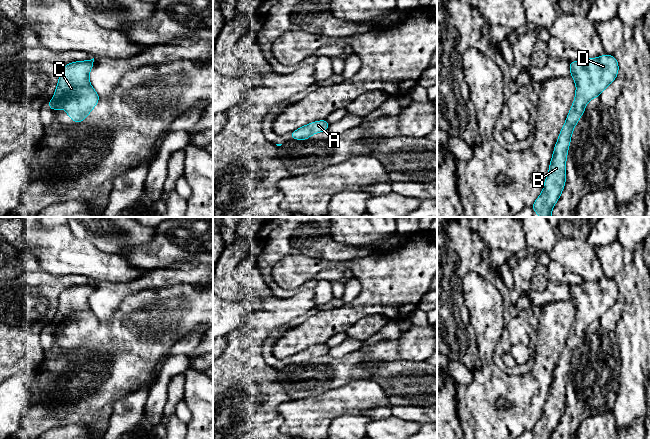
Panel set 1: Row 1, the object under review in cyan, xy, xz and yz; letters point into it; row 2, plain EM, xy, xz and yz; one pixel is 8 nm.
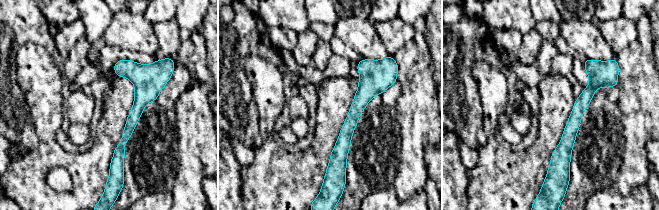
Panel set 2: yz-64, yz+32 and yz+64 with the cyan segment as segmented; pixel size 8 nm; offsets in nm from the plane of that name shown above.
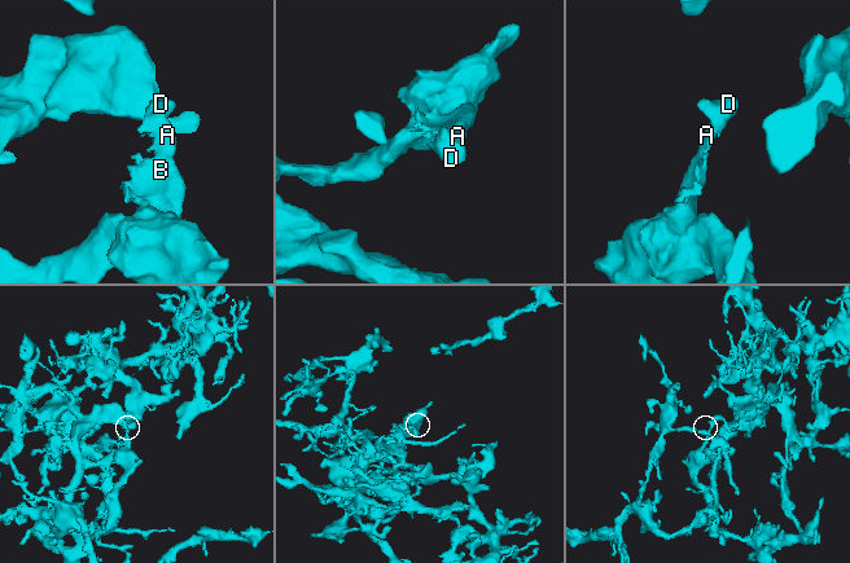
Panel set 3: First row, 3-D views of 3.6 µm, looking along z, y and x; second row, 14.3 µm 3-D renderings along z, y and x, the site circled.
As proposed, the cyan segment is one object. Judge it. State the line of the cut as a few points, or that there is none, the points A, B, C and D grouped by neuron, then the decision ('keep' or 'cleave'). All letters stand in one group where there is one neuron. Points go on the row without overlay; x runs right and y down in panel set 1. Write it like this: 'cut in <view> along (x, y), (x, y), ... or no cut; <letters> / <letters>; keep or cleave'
no cut; A B C D; keep

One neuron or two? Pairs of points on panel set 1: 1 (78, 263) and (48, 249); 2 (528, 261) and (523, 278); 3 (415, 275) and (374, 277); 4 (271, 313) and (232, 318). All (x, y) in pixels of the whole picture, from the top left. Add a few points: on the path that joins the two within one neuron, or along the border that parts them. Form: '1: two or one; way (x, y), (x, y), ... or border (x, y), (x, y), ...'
1: one; way (71, 256), (60, 253), (55, 249)
2: one; way (527, 265), (523, 274)
3: one; way (405, 275), (401, 277), (384, 277)
4: two; border (250, 312), (243, 324), (230, 331)

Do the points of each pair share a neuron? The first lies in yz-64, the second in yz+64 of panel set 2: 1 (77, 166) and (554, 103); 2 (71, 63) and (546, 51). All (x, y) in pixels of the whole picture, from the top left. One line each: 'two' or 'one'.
1: one
2: two

